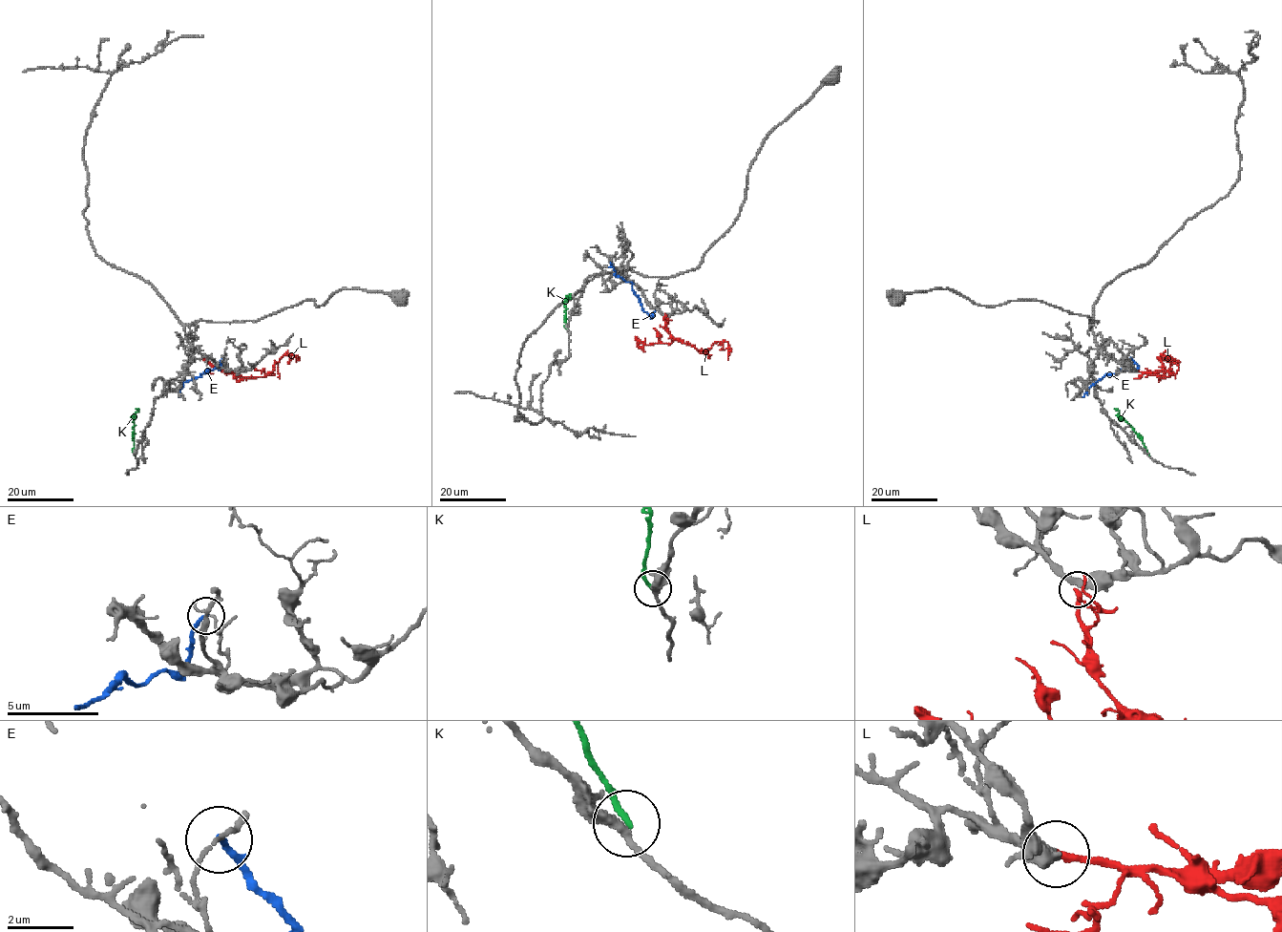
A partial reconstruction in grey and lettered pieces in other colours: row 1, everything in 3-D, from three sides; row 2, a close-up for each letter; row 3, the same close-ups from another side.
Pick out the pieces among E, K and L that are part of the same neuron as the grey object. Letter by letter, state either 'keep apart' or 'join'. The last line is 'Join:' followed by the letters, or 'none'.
E: keep apart
K: keep apart
L: join
Join: L

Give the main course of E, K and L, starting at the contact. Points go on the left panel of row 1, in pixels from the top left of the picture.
E: (223, 358), (218, 368), (208, 369), (183, 383), (178, 397)
K: (134, 454), (133, 417), (138, 408)
L: (233, 370), (241, 377), (262, 377), (271, 372), (283, 356), (294, 355), (296, 361)

